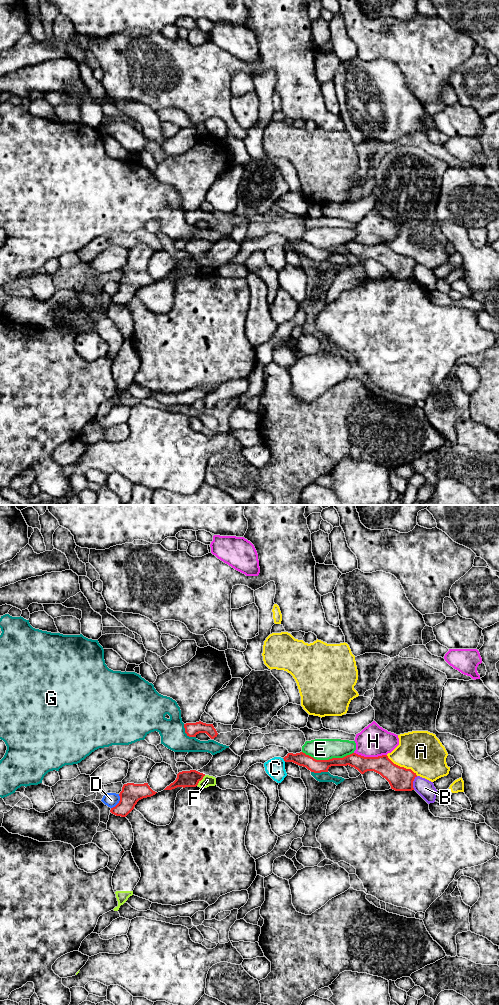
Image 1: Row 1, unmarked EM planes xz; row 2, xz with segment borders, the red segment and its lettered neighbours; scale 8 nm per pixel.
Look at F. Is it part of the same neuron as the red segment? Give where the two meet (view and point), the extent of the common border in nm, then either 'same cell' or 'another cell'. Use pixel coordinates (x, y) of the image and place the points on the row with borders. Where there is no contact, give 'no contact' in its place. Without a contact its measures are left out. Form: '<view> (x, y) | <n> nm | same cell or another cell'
xz (201, 779) | 120 nm | another cell

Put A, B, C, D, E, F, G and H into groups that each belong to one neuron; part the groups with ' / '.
A / B / C / D / E / F / G / H

